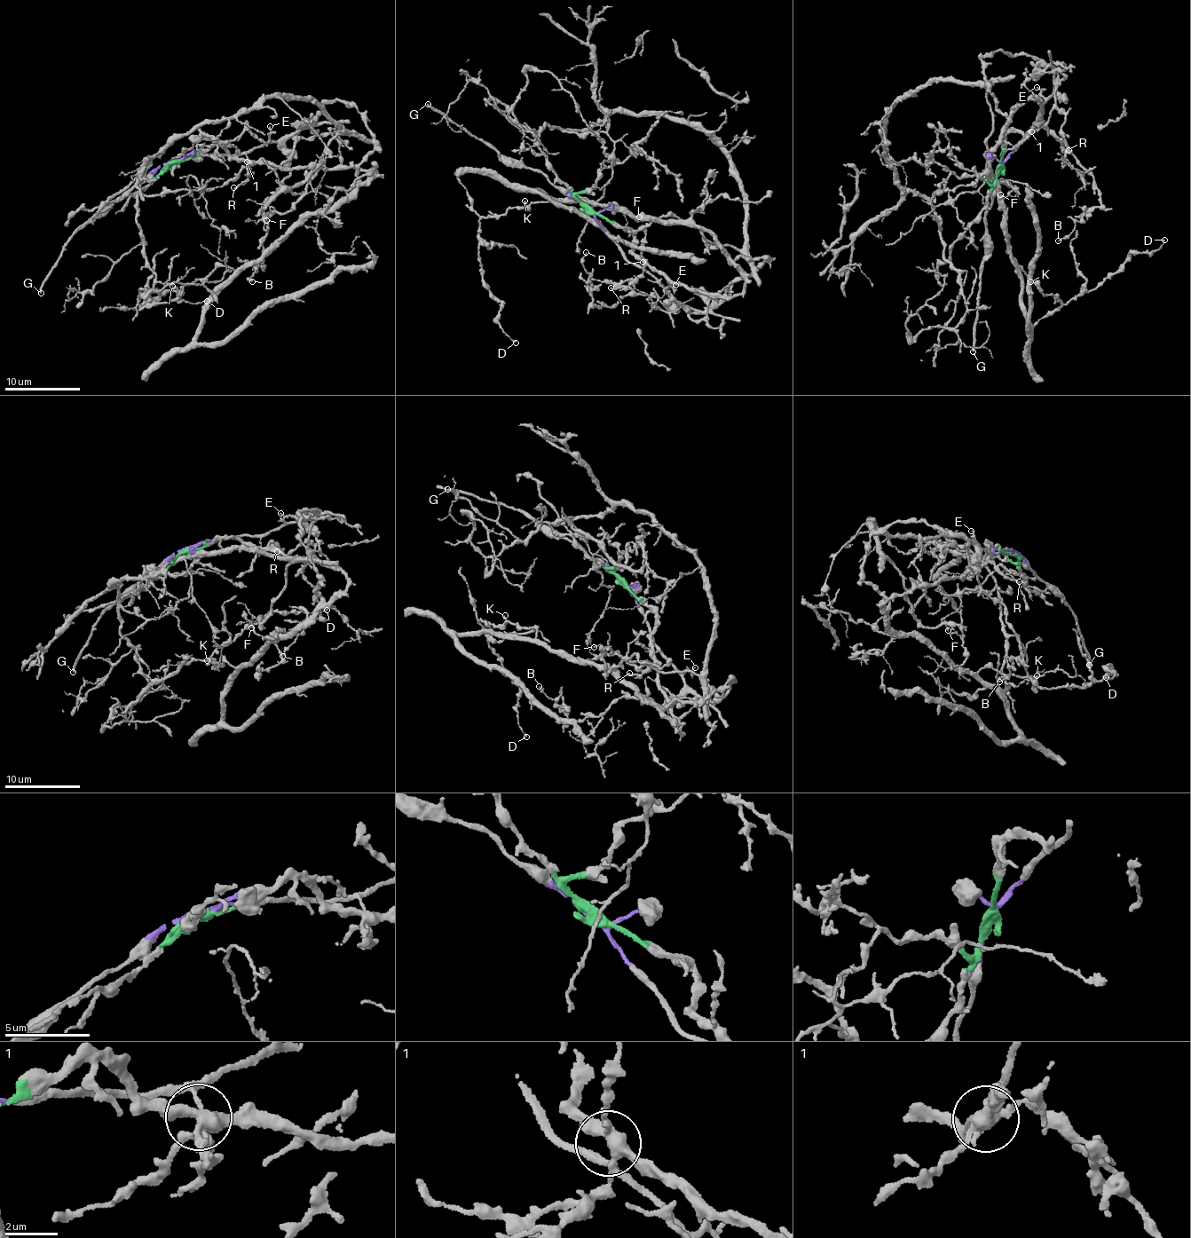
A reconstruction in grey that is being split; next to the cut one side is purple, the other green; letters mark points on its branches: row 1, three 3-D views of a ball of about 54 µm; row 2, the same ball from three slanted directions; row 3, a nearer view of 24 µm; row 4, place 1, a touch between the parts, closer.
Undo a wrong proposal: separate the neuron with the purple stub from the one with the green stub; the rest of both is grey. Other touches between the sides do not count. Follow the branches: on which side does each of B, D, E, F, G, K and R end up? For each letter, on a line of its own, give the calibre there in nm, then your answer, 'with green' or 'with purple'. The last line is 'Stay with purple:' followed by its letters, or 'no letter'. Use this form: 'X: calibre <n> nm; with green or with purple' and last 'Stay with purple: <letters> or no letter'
B: calibre 140 nm; with green
D: calibre 150 nm; with green
E: calibre 110 nm; with purple
F: calibre 130 nm; with green
G: calibre 220 nm; with purple
K: calibre 90 nm; with green
R: calibre 170 nm; with green
Stay with purple: E, G

